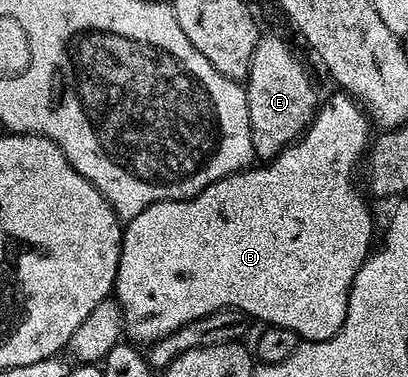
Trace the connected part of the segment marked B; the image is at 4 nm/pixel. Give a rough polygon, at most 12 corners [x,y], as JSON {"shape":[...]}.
{"shape":[[370,121],[123,225],[129,341],[225,310],[328,340],[373,251]]}

